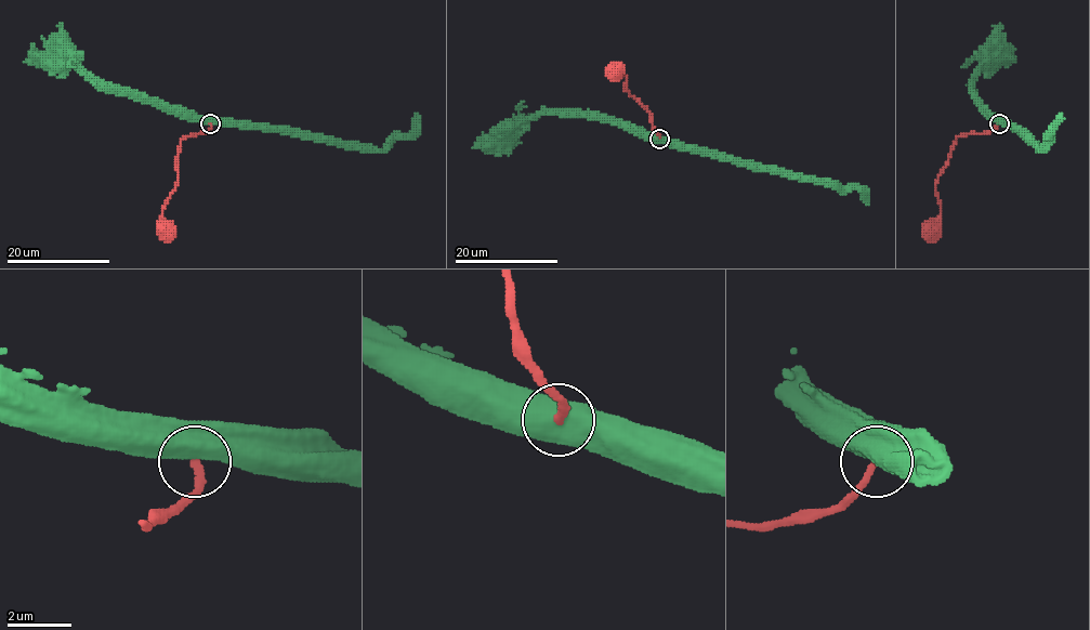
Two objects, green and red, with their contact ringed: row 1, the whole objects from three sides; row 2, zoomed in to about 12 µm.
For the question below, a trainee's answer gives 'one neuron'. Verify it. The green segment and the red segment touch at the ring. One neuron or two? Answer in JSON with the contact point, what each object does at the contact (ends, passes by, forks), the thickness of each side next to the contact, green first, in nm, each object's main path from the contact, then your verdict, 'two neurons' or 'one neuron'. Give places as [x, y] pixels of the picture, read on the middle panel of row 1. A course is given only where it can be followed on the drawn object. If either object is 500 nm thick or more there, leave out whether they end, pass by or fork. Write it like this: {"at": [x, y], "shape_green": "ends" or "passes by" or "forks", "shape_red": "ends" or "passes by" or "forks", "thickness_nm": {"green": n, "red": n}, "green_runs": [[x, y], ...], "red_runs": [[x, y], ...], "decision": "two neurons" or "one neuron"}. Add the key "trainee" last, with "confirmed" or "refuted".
{"at": [659, 139], "thickness_nm": {"green": 800, "red": 240}, "green_runs": [[659, 139], [707, 148], [821, 178], [831, 184], [857, 186], [865, 201]], "red_runs": [[659, 139], [652, 115], [626, 90], [625, 76], [611, 80], [613, 69]], "decision": "two neurons", "trainee": "refuted"}

